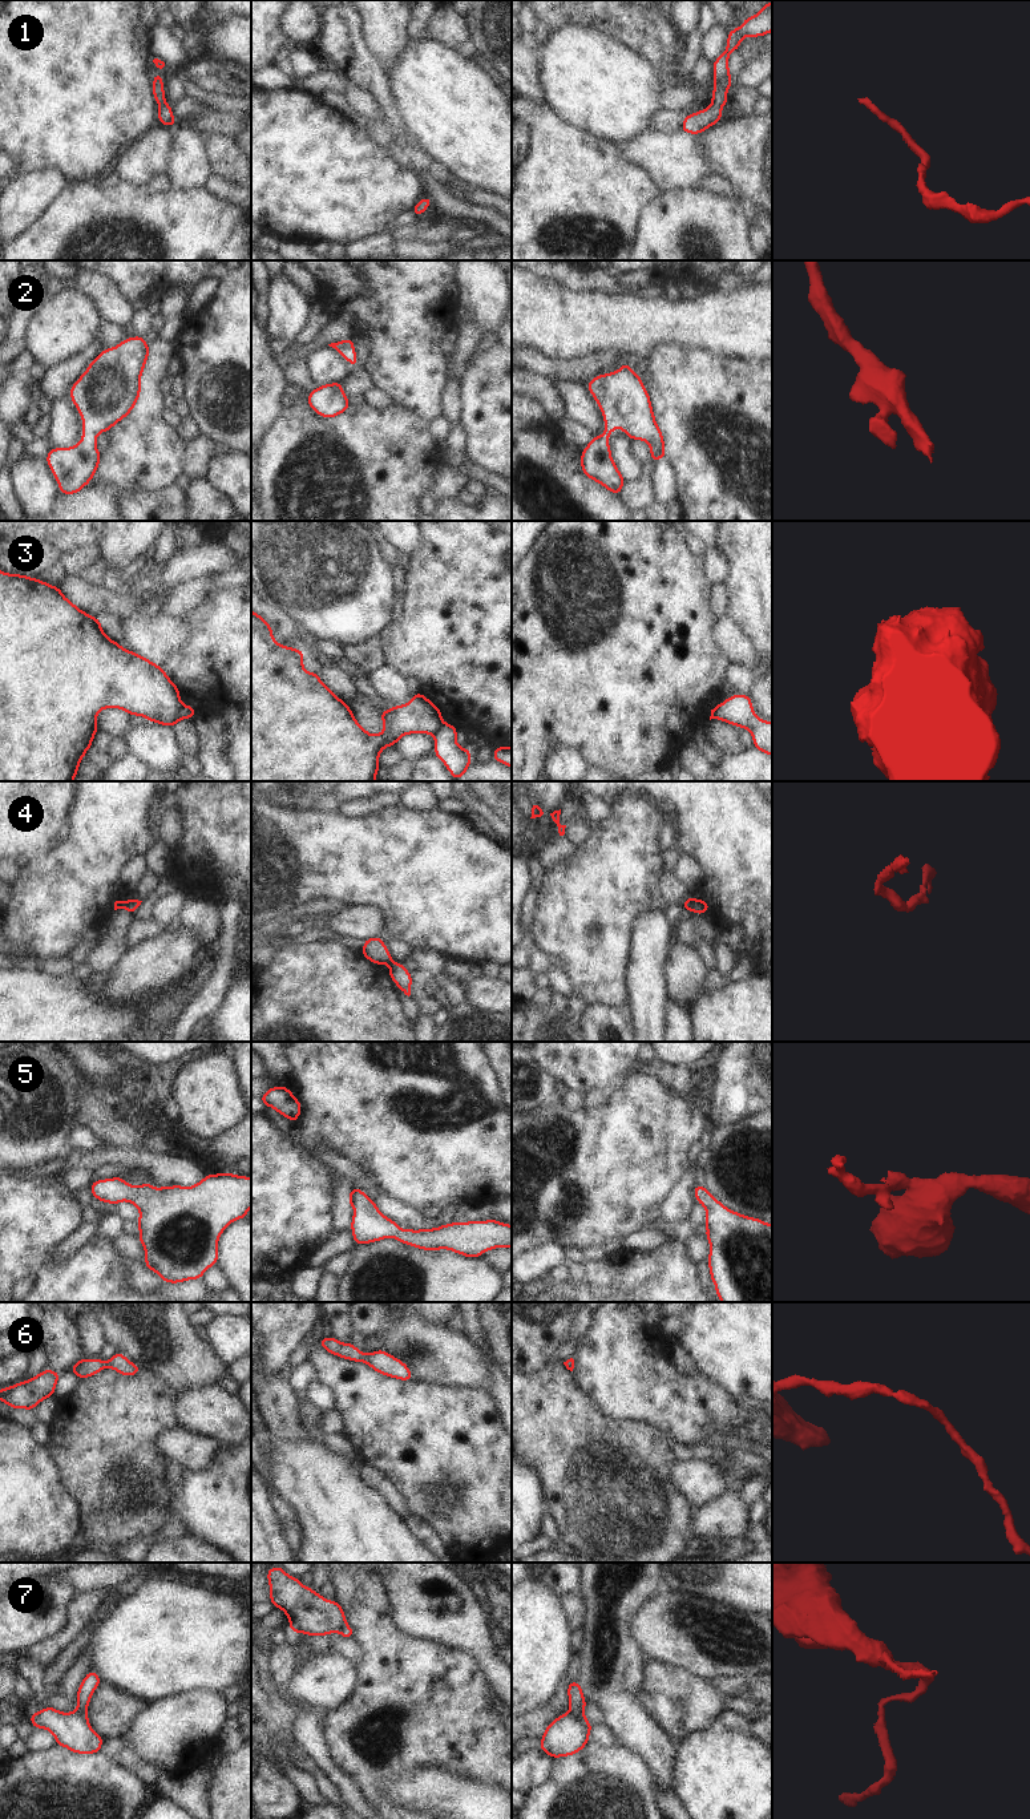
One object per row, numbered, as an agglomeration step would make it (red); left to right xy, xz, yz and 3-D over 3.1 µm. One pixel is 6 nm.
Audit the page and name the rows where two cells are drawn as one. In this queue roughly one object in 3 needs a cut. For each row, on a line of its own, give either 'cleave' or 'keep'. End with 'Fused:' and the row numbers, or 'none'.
1: keep
2: keep
3: cleave
4: cleave
5: keep
6: keep
7: cleave
Fused: 3, 4, 7

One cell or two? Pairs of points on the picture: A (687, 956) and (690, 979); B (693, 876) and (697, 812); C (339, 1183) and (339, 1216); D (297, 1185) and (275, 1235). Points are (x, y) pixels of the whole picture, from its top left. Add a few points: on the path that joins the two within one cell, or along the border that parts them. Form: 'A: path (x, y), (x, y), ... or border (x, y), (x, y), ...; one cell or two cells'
A: path (687, 961), (687, 974); one cell
B: border (682, 852), (691, 856), (703, 868); two cells
C: path (339, 1191), (339, 1208); one cell
D: path (285, 1197), (275, 1207), (275, 1223); one cell

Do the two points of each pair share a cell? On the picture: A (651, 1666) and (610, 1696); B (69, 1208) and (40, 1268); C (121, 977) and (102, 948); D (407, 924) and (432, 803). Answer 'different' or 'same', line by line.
A: different
B: same
C: different
D: different

